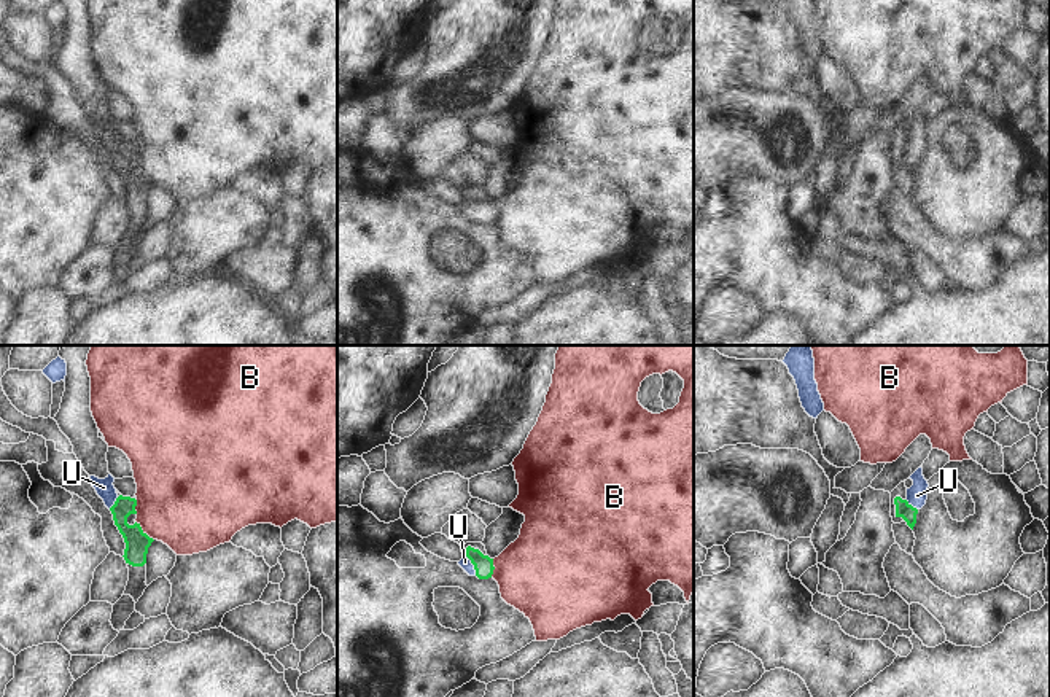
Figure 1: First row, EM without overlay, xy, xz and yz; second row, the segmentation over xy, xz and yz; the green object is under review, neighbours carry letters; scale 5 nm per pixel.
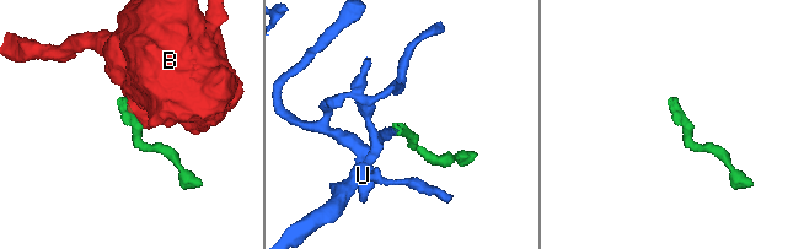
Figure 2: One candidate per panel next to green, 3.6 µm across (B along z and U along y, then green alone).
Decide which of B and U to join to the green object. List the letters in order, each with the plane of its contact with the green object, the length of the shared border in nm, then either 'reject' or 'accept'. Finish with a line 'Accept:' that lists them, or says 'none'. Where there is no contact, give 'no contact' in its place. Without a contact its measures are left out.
B: xy | 140 nm | reject
U: xz | 120 nm | accept
Accept: U

